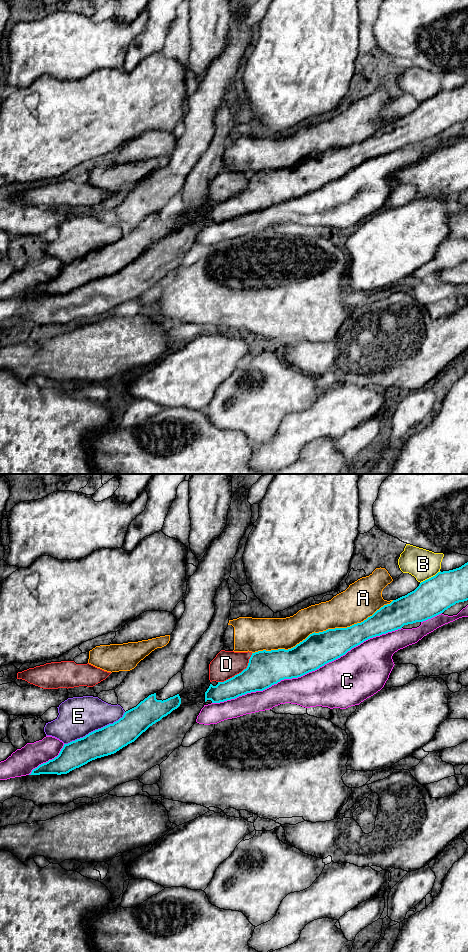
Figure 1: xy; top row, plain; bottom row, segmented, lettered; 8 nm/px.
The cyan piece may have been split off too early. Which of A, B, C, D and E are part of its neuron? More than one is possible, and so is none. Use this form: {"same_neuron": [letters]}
{"same_neuron": ["C"]}

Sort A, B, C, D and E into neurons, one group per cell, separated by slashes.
A D / B / C / E

